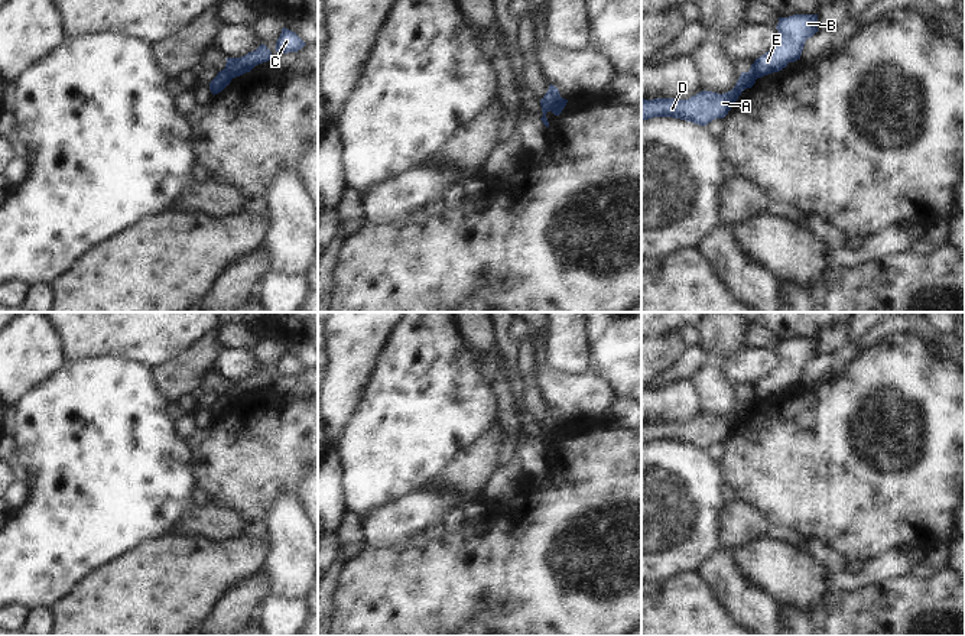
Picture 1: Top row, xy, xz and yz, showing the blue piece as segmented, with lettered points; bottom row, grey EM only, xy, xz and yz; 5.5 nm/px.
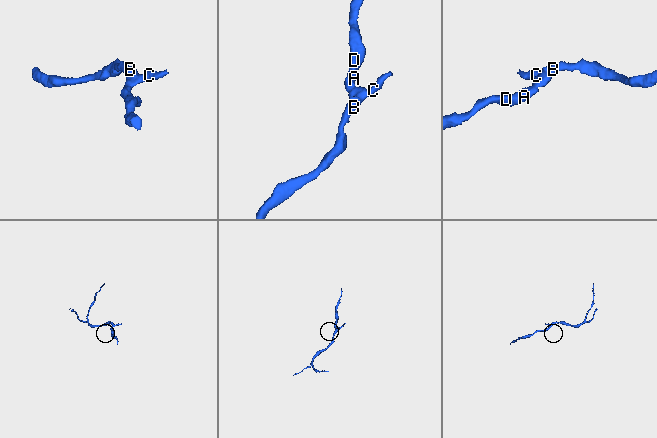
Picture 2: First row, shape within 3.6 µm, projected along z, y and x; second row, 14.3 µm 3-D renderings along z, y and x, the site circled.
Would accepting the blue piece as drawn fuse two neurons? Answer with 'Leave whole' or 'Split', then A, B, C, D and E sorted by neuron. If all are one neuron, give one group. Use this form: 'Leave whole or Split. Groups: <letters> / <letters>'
Split. Groups: A D / B C E.

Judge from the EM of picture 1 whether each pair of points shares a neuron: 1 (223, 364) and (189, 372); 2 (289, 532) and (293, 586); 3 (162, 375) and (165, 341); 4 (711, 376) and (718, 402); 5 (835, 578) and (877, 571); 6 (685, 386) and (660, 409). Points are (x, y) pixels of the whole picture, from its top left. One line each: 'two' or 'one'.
1: two
2: one
3: two
4: one
5: one
6: one

